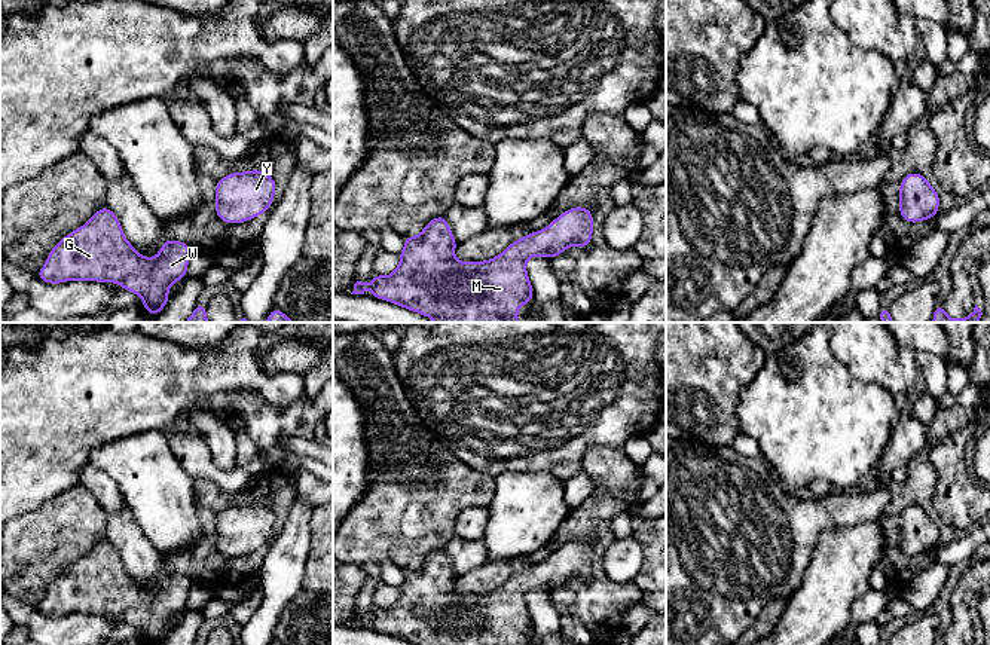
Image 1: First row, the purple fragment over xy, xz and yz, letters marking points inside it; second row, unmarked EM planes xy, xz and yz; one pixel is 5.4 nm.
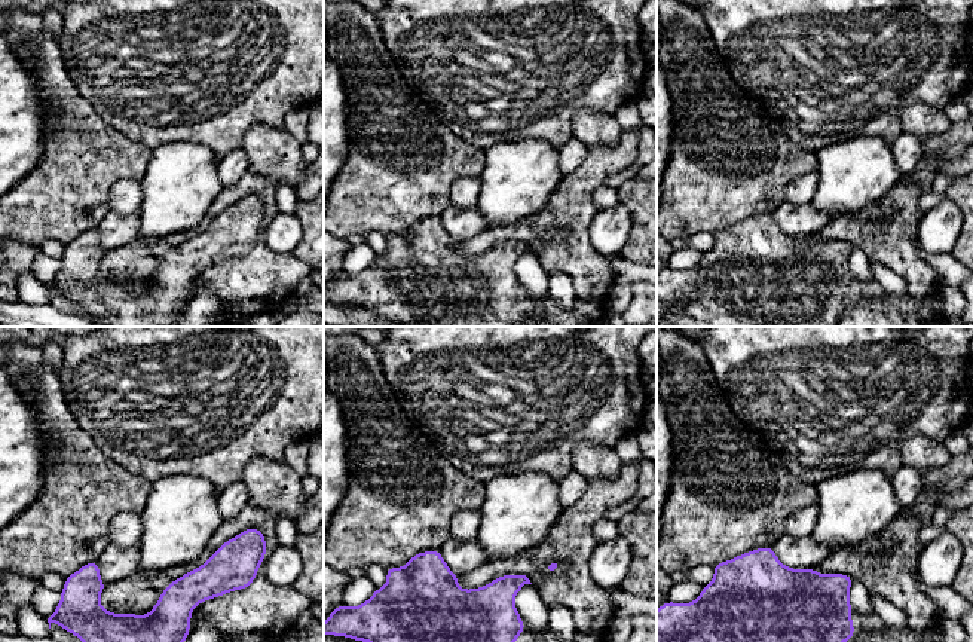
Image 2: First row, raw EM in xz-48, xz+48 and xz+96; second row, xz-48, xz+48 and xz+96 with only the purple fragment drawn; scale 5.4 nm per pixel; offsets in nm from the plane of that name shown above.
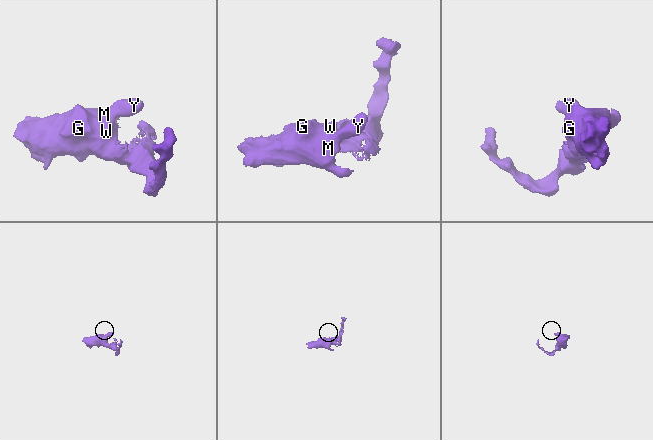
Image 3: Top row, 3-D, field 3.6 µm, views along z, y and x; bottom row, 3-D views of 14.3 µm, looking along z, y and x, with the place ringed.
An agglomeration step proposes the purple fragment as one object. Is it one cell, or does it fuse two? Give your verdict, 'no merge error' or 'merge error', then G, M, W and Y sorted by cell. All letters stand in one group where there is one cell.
no merge error | G M W Y

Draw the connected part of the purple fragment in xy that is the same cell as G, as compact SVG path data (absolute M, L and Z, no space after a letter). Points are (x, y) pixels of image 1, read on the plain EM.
M100 541L83 559L65 568L48 587L37 611L48 617L67 614L114 615L143 632L147 645L161 645L171 633L169 620L187 609L192 581L175 572L166 572L155 590L141 589L126 572L117 548Z

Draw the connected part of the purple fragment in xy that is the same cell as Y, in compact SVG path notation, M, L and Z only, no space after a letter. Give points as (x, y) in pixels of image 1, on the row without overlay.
M260 502L230 505L216 517L216 547L227 557L266 545L274 535L275 513Z

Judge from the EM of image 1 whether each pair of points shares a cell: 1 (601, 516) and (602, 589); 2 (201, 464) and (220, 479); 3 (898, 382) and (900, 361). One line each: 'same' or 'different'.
1: same
2: same
3: same

